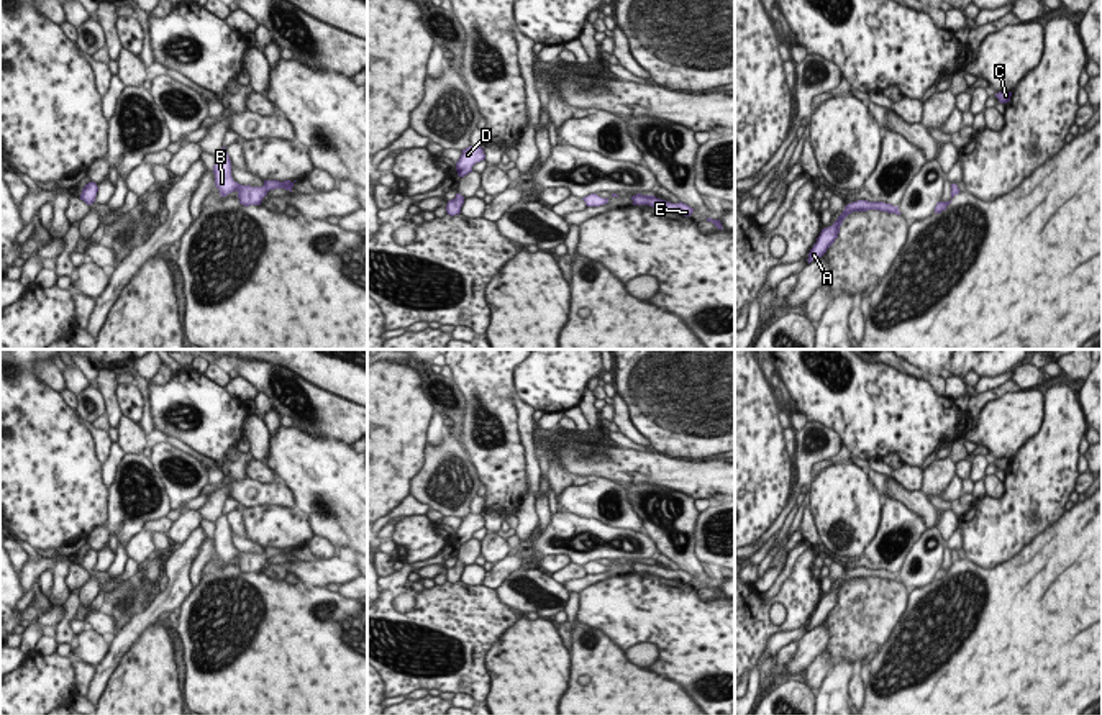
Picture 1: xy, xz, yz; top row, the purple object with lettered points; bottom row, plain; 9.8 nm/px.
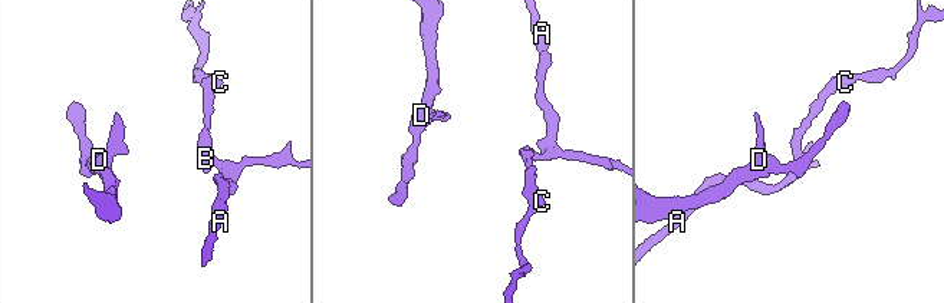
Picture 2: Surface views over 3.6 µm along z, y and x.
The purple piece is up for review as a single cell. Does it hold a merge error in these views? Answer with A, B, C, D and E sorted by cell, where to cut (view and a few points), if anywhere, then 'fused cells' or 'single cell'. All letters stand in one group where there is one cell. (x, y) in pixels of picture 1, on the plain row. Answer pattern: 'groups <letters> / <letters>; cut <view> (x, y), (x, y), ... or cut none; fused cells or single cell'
groups A B C D E; cut none; single cell

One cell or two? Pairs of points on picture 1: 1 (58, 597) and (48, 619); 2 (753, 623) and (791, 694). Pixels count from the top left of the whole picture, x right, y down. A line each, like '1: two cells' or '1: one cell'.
1: two cells
2: two cells

